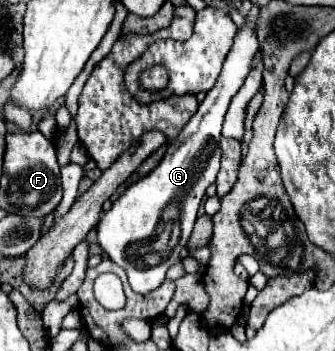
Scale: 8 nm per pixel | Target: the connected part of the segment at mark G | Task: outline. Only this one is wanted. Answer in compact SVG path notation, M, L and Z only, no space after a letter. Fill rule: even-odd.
M243 24L237 30L235 42L225 58L223 70L217 78L217 84L207 92L205 100L199 104L199 110L195 112L195 116L191 116L191 120L185 124L185 128L179 132L179 136L173 140L173 144L169 144L159 166L155 170L151 170L145 178L131 184L113 202L111 210L105 212L97 224L97 238L99 238L101 248L109 254L109 258L115 264L119 264L127 272L131 288L139 294L147 294L147 292L159 288L159 284L163 284L163 280L165 280L167 268L171 268L173 264L177 264L181 260L179 252L187 246L193 224L197 220L197 210L199 210L201 198L203 198L207 186L211 182L215 182L217 172L219 172L221 124L223 124L225 112L227 112L233 96L243 86L257 52L259 52L257 28L249 28L247 24ZM171 202L175 202L175 206L179 208L179 222L181 222L181 238L179 238L177 246L171 250L169 258L165 262L157 264L155 268L137 268L137 252L125 252L125 250L131 244L149 240L155 234L155 228L161 222L161 216Z

